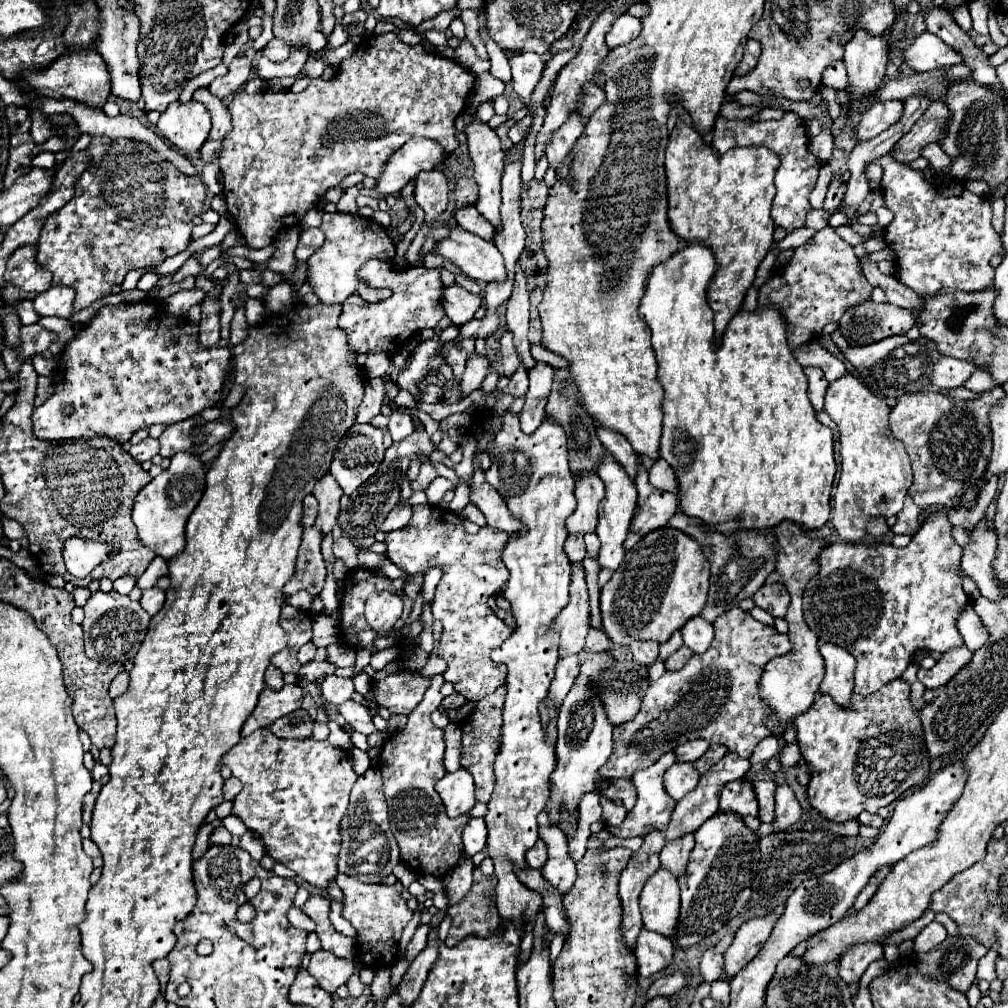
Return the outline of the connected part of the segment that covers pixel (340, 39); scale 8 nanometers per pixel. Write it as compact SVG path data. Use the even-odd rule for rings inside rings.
M336 26L336 28L334 28L334 32L332 32L332 34L330 34L330 38L328 38L326 50L332 50L332 48L342 46L346 40L348 40L348 34L344 32L344 28L342 28L342 26Z

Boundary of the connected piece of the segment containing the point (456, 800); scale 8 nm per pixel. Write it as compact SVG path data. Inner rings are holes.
M460 768L452 774L446 774L442 780L438 780L436 792L440 794L440 798L446 806L446 814L450 818L468 814L476 802L472 776L464 768Z

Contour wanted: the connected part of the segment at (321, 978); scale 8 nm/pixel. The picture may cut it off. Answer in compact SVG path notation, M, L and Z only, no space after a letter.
M316 950L310 958L308 972L318 980L320 988L334 994L338 986L346 984L348 978L356 972L352 960L342 960L326 950Z

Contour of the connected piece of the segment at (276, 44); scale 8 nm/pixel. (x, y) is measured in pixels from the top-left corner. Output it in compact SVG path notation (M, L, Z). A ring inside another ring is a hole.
M272 38L264 48L262 48L262 54L272 60L272 62L282 62L290 56L292 48L290 46L284 46L284 42L280 42L278 38Z

